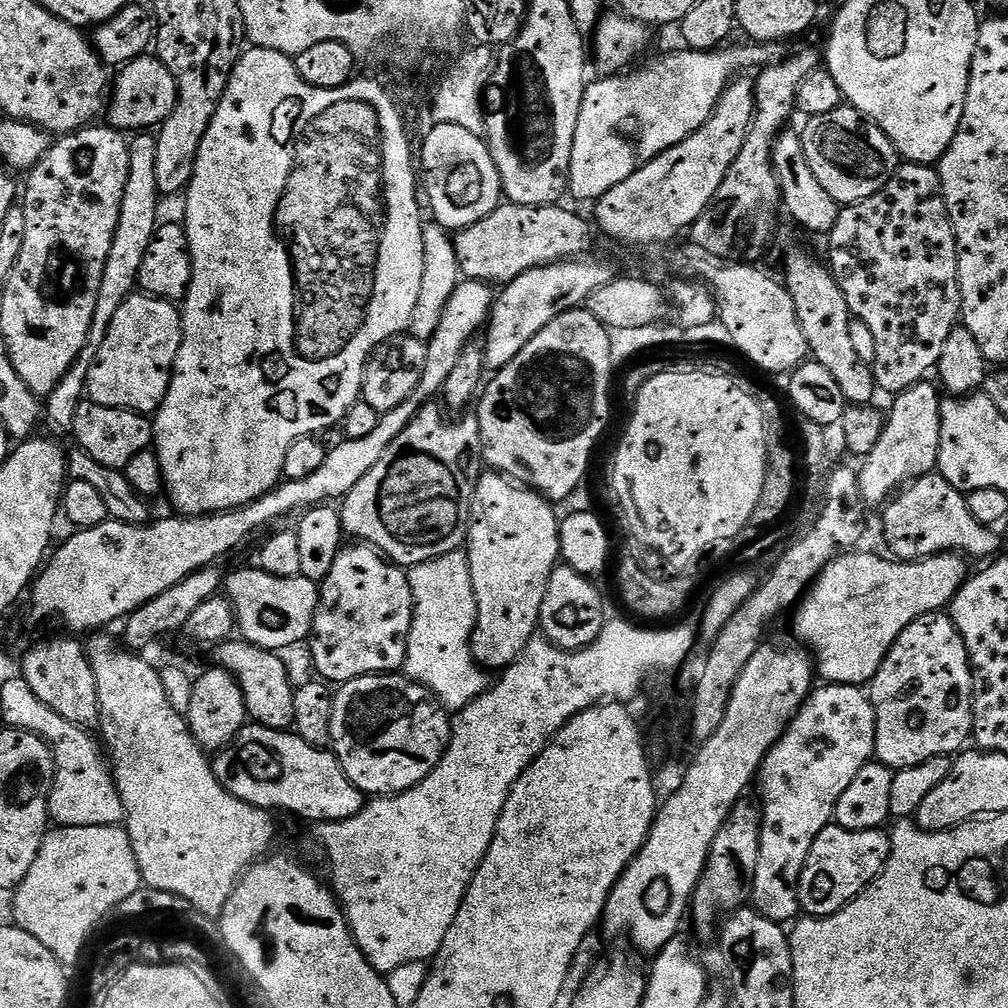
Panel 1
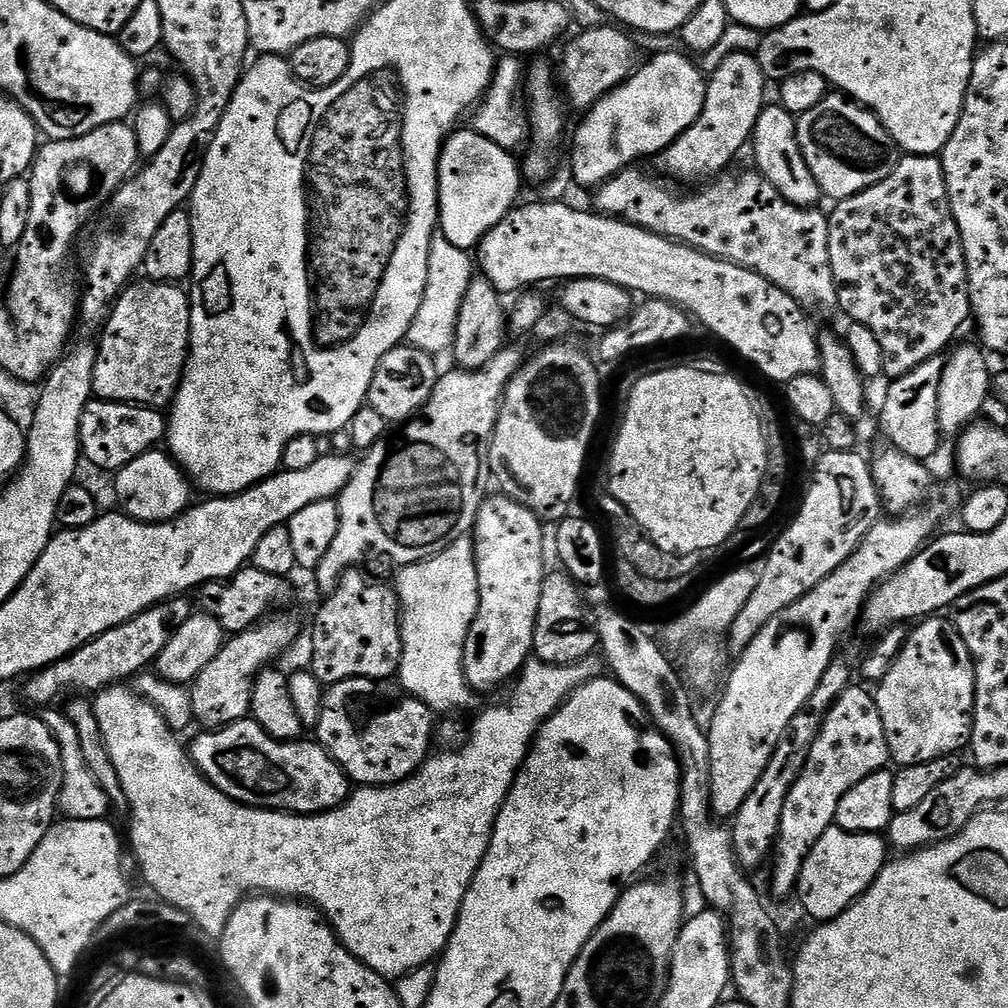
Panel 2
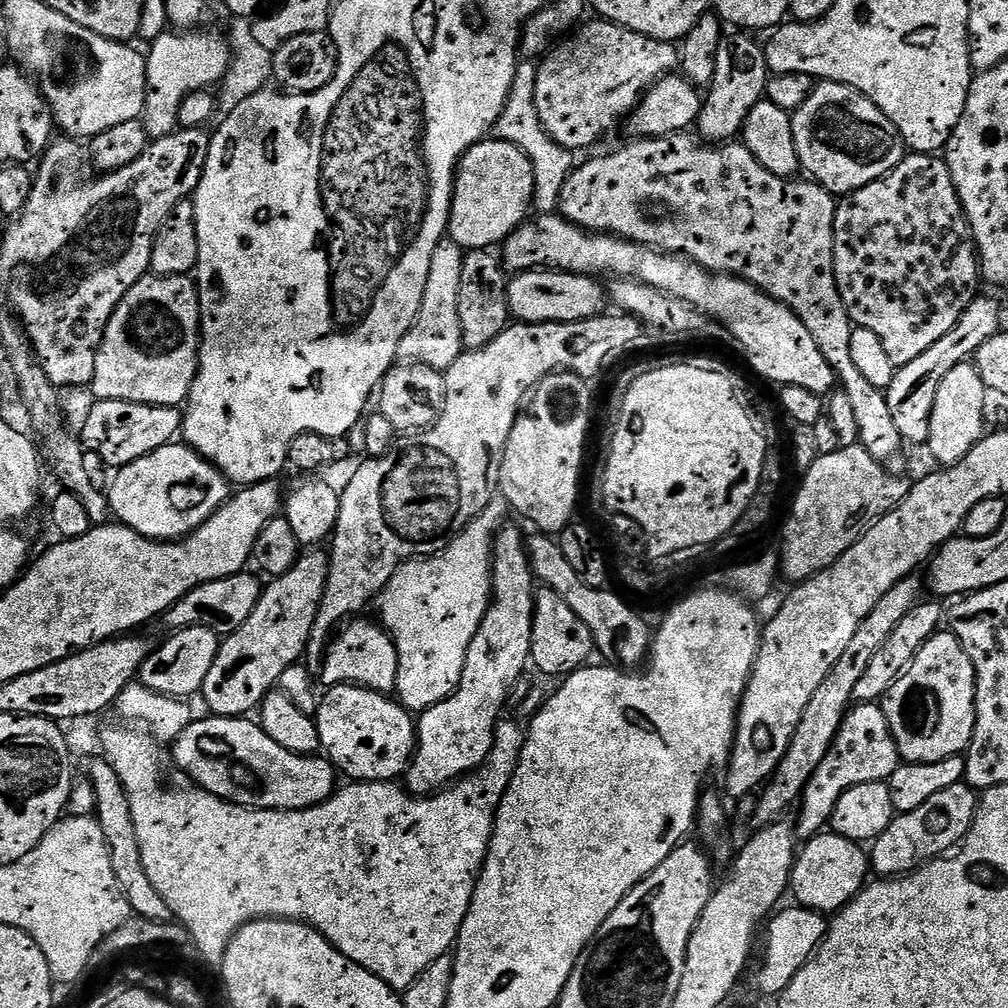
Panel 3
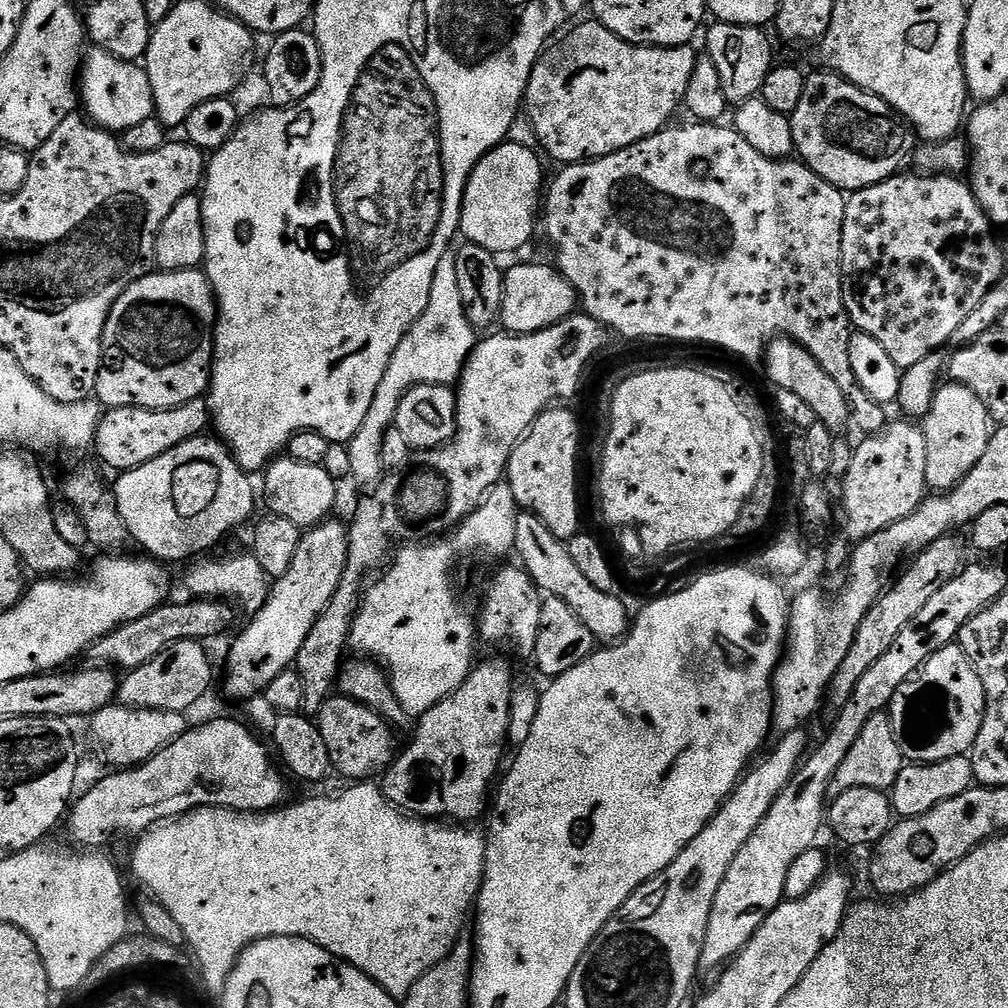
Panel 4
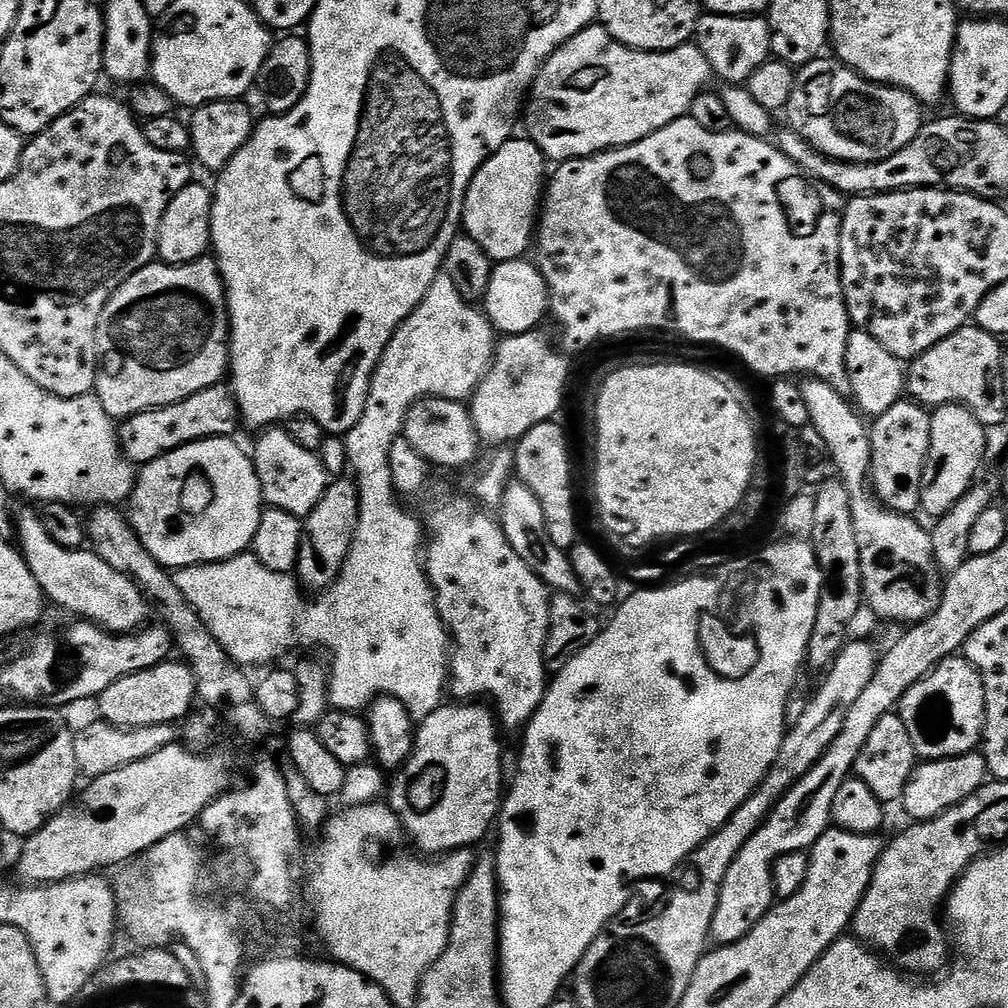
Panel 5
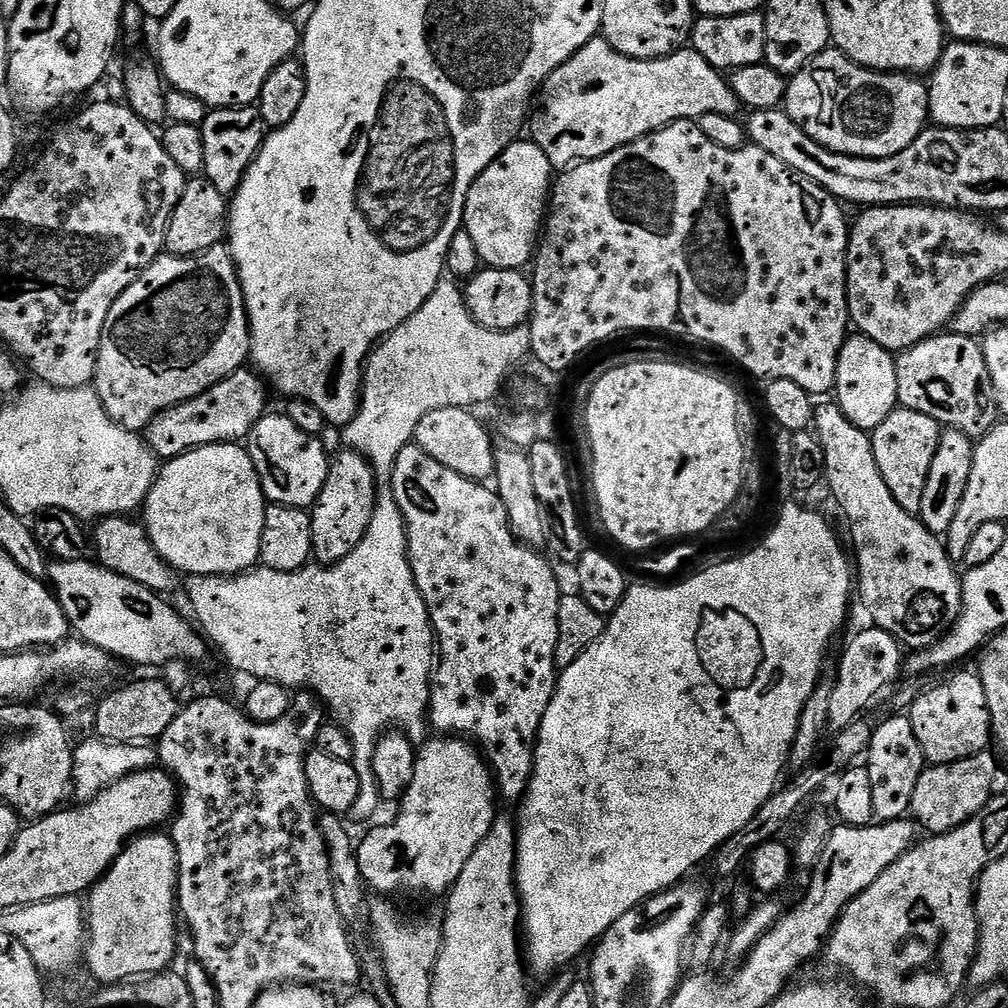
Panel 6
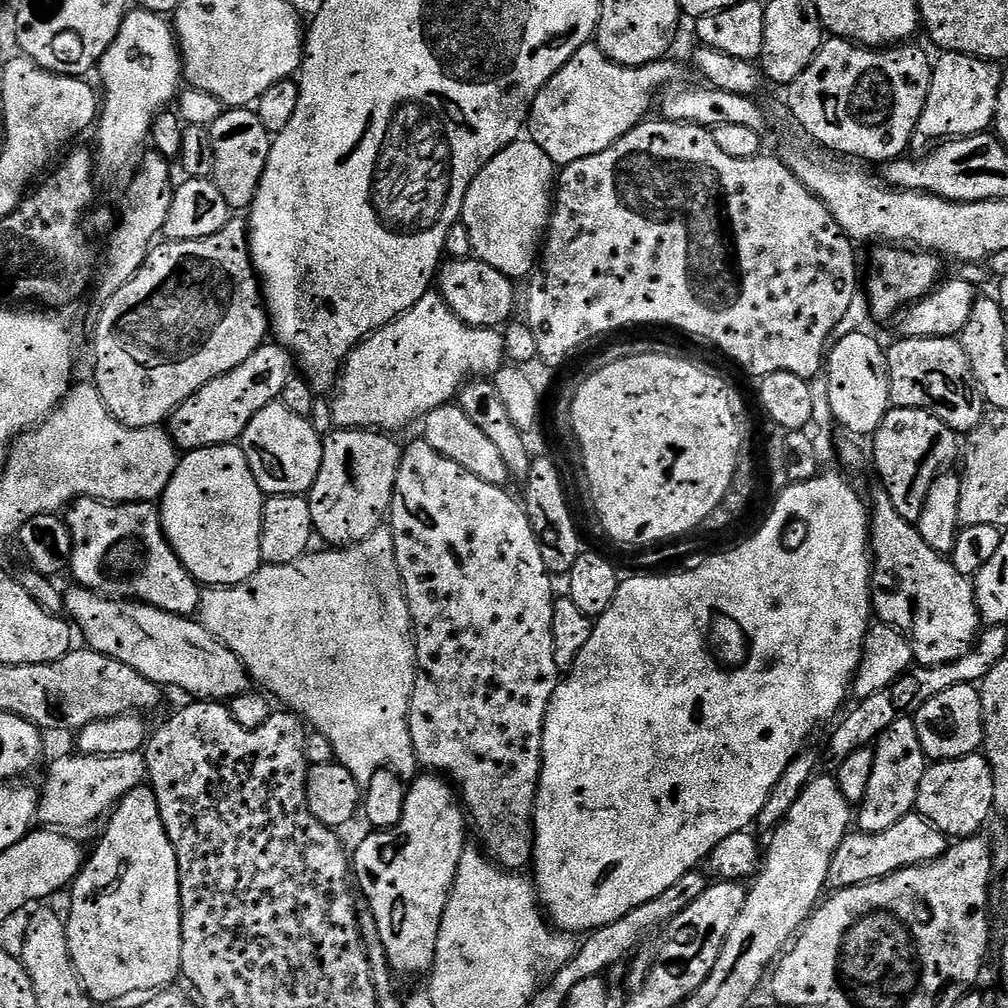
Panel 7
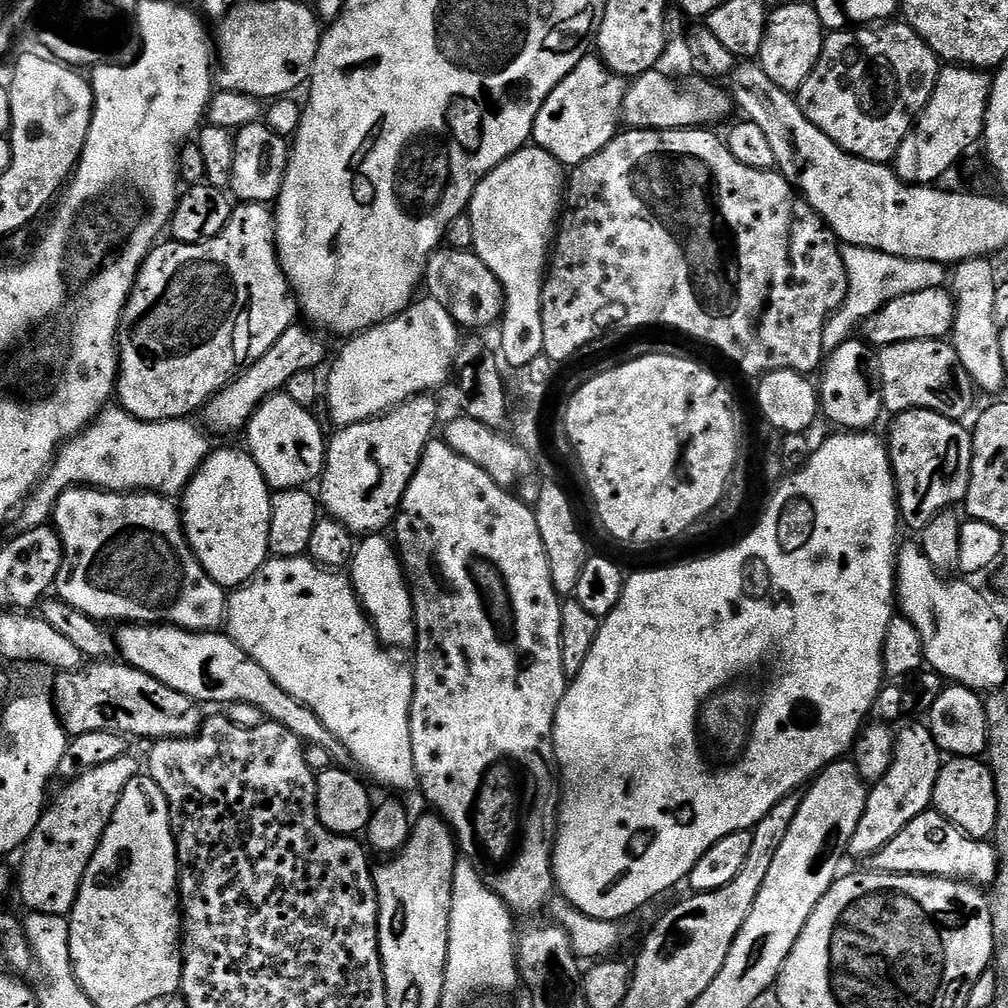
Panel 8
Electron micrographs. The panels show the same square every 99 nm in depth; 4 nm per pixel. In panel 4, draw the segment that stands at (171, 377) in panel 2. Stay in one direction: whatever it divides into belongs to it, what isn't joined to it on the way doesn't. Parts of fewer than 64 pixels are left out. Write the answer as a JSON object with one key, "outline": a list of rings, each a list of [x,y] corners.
{"outline":[[[153,271],[143,276],[138,282],[131,284],[125,292],[116,299],[108,315],[104,327],[104,341],[102,342],[102,358],[100,359],[100,373],[94,393],[95,399],[109,408],[180,408],[186,402],[201,399],[207,393],[212,379],[212,338],[216,331],[216,296],[212,293],[212,283],[203,271],[191,272],[161,272]]]}

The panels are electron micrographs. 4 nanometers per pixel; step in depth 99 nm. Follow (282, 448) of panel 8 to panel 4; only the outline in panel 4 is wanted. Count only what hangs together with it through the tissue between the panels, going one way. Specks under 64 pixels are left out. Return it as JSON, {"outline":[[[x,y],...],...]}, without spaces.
{"outline":[[[287,458],[273,460],[262,476],[262,500],[268,503],[267,511],[273,516],[287,518],[302,530],[329,519],[336,504],[336,484],[328,470],[324,466],[306,466],[306,462],[294,462]]]}

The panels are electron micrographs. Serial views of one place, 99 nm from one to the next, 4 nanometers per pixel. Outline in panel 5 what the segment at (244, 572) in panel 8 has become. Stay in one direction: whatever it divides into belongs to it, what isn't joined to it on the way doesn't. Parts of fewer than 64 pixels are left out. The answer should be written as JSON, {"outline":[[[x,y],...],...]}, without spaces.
{"outline":[[[226,436],[199,440],[139,469],[130,497],[130,523],[142,546],[164,568],[220,564],[251,549],[266,505],[256,465],[236,442]]]}

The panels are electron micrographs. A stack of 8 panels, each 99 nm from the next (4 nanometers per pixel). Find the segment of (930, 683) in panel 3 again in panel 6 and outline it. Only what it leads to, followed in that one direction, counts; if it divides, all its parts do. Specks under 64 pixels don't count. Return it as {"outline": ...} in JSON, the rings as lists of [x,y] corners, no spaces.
{"outline":[[[975,671],[960,672],[941,684],[925,687],[920,697],[912,703],[910,719],[914,726],[914,734],[924,751],[924,759],[929,765],[949,764],[962,758],[970,758],[974,754],[985,751],[992,740],[992,723],[990,710],[986,706],[986,690],[982,690],[982,682]]]}

